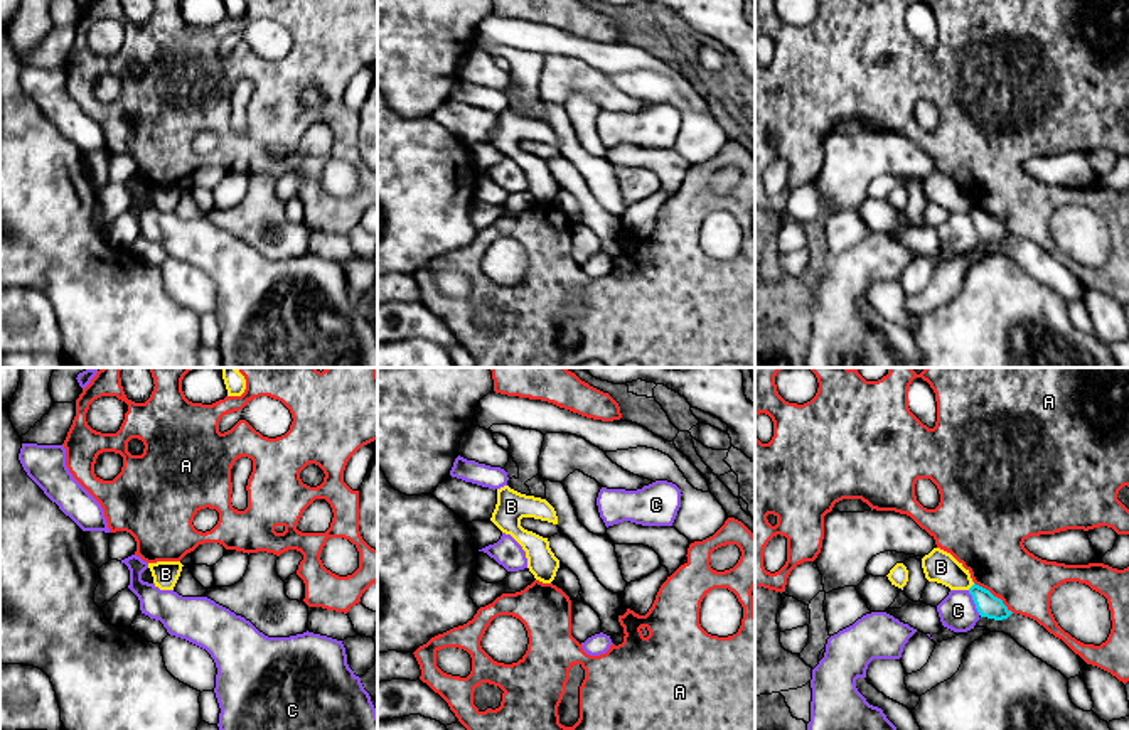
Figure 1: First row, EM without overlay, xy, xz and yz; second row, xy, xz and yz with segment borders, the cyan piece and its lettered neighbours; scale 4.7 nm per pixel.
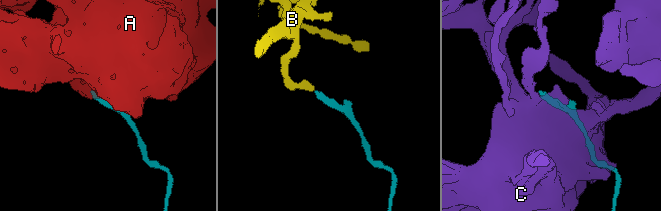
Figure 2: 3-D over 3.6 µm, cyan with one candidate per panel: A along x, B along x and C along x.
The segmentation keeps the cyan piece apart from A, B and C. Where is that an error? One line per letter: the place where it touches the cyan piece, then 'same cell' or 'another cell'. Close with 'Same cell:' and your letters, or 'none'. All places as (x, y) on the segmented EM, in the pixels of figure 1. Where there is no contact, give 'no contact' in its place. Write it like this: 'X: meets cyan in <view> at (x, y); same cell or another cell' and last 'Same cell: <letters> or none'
A: meets cyan in yz at (993, 595); another cell
B: meets cyan in yz at (973, 585); another cell
C: meets cyan in yz at (974, 602); another cell
Same cell: none

